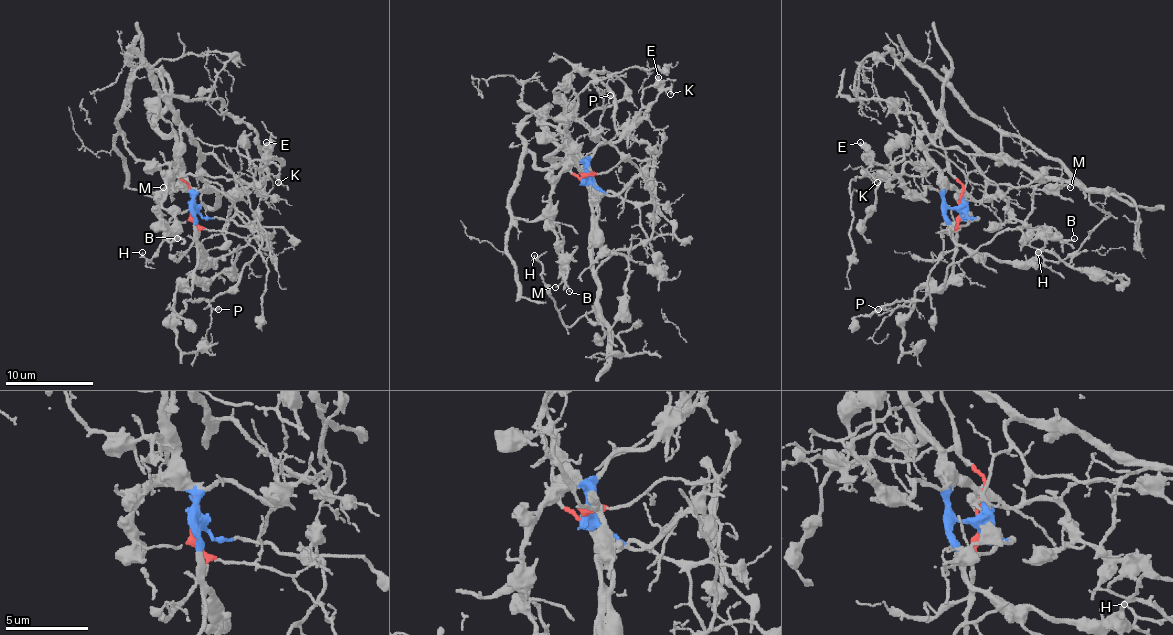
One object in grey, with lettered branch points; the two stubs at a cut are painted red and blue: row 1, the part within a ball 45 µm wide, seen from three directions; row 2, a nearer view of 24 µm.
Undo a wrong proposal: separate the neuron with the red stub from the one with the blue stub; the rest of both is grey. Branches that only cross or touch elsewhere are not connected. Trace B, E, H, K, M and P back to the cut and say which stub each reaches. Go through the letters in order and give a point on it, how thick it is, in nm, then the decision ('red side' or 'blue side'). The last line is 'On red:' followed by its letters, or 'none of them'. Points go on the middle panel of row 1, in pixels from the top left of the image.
B: (569, 291) | 160 nm | blue side
E: (658, 77) | 420 nm | blue side
H: (534, 255) | 160 nm | red side
K: (670, 94) | 110 nm | blue side
M: (555, 287) | 120 nm | blue side
P: (610, 95) | 110 nm | red side
On red: H, P

